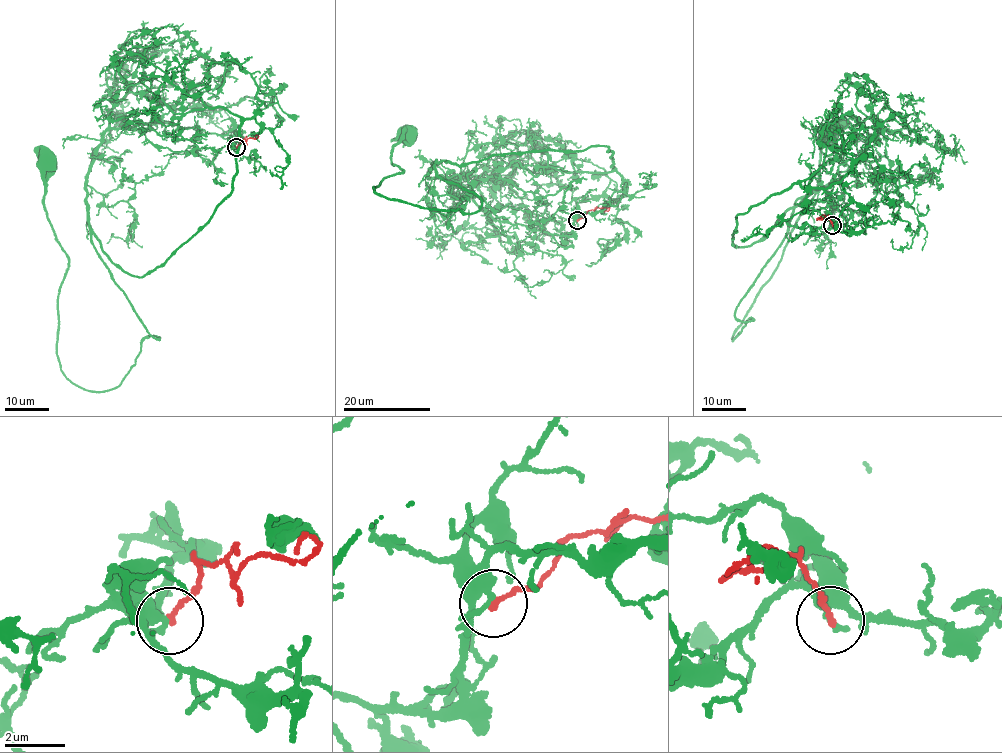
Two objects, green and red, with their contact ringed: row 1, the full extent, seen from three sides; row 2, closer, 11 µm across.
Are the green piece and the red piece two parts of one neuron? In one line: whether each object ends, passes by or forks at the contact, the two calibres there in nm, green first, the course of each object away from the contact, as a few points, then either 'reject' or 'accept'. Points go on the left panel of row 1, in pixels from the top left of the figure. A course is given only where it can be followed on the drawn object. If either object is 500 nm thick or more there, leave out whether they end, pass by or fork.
green ends | red ends | 380/160 nm | green via (235, 147), (162, 122), (104, 134), (92, 243), (158, 337), (98, 392), (57, 354), (48, 160) | red via (236, 148), (241, 138), (245, 140), (255, 137) | reject

